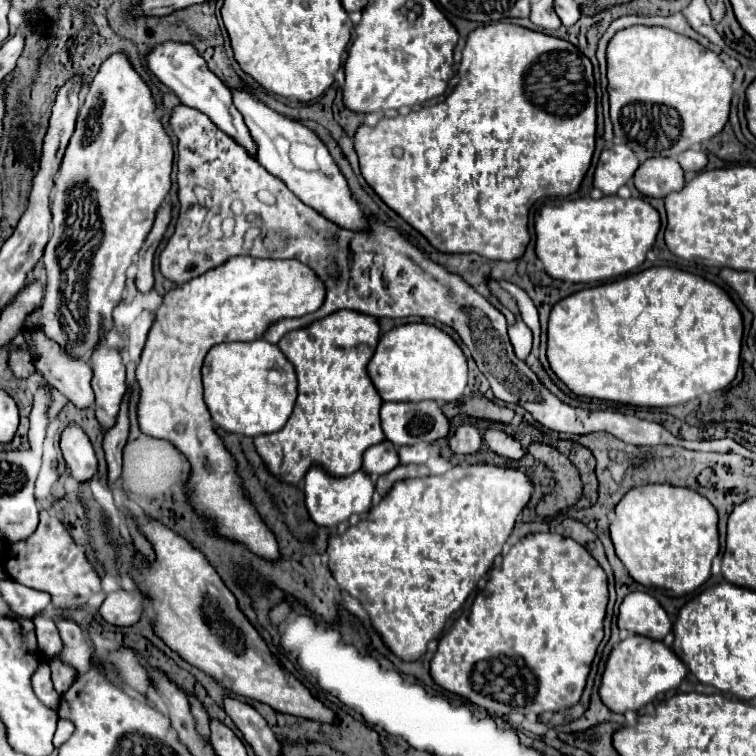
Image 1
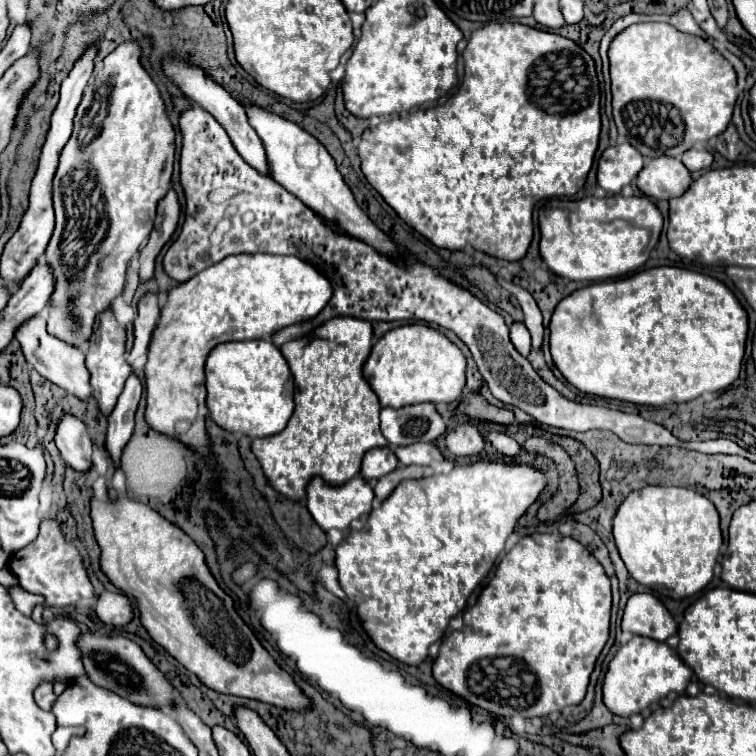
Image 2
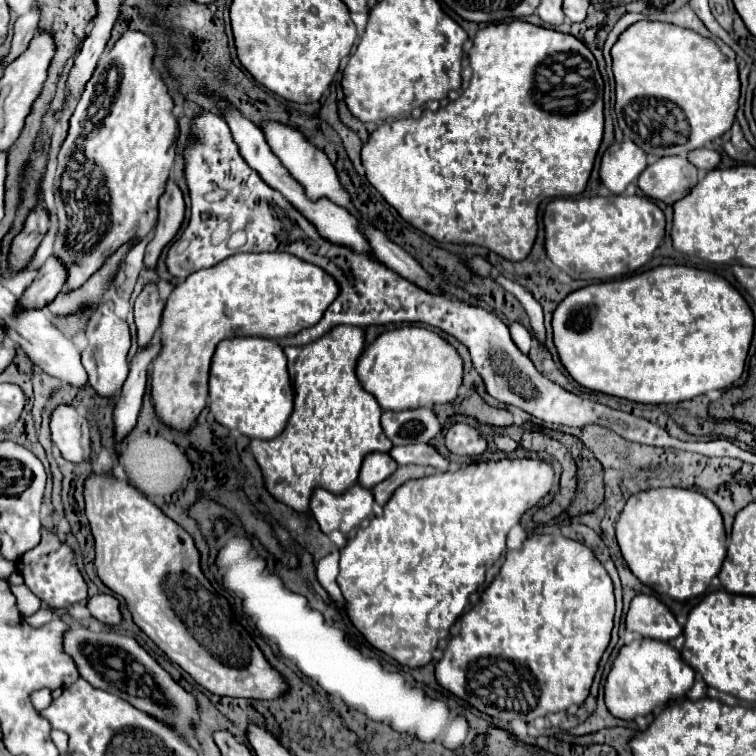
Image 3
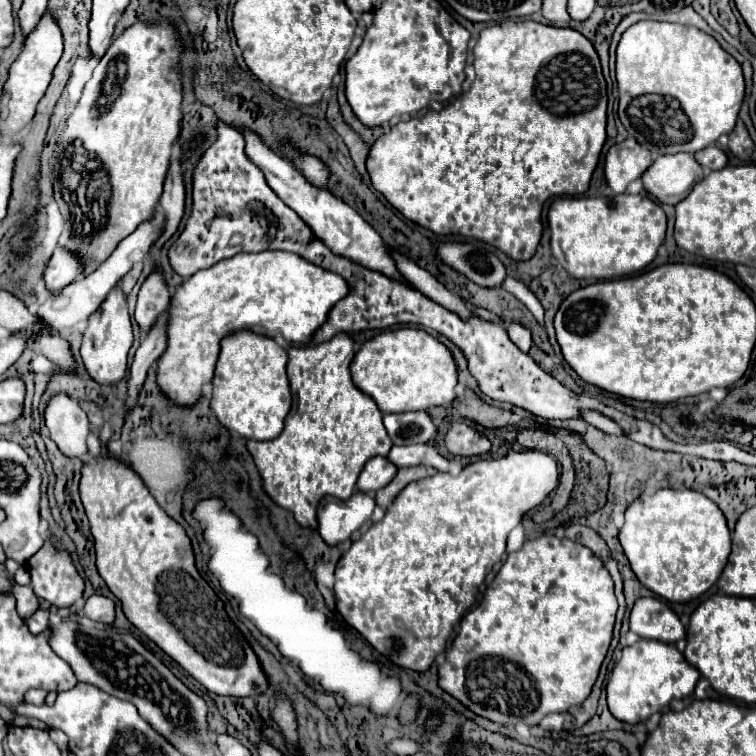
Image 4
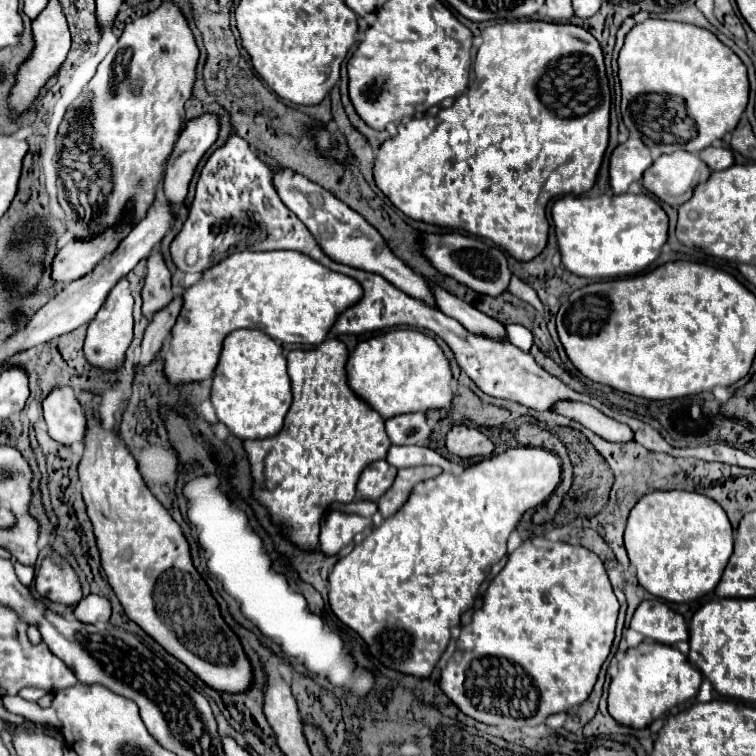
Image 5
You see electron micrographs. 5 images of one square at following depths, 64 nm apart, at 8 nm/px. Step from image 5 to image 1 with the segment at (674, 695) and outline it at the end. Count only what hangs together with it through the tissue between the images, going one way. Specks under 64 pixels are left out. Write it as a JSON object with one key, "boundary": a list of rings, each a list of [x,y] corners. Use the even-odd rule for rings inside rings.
{"boundary":[[[630,634],[626,640],[612,648],[606,660],[606,670],[602,674],[600,684],[600,698],[604,700],[604,704],[608,704],[612,712],[618,714],[624,714],[626,710],[636,712],[644,704],[652,702],[658,694],[678,688],[686,672],[688,668],[684,666],[684,662],[668,646],[648,636]]]}

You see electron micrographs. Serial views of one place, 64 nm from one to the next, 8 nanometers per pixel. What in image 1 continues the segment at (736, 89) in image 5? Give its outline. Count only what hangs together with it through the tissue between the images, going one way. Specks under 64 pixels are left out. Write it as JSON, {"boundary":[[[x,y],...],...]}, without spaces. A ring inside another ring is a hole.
{"boundary":[[[630,26],[626,30],[616,32],[616,36],[608,42],[606,60],[614,142],[630,146],[640,162],[654,156],[676,158],[690,146],[716,136],[728,122],[734,76],[718,58],[718,54],[706,50],[698,42],[668,28]]]}

